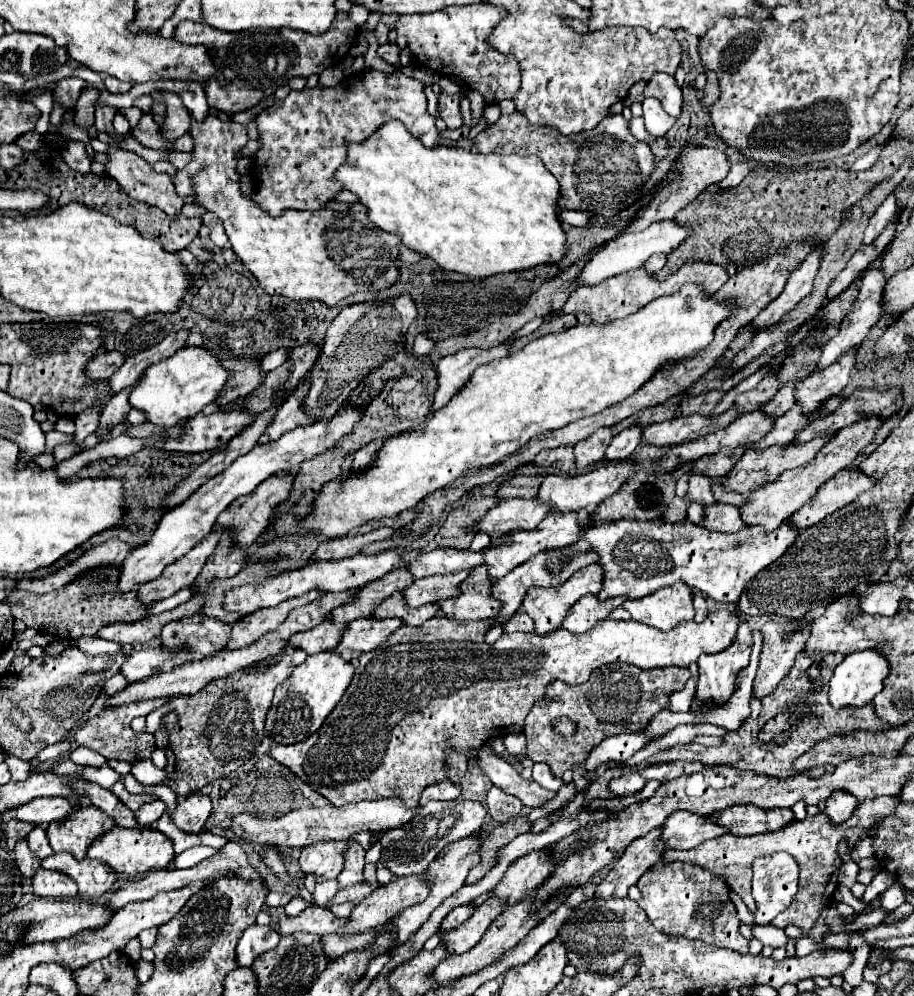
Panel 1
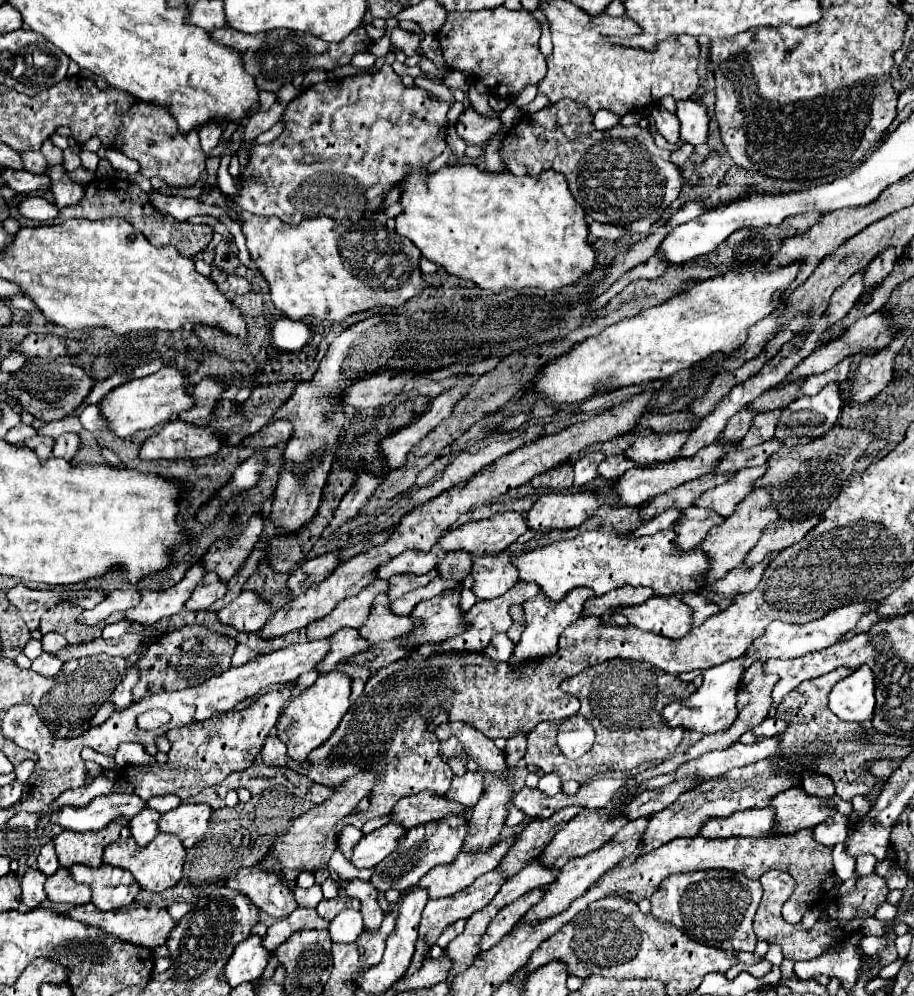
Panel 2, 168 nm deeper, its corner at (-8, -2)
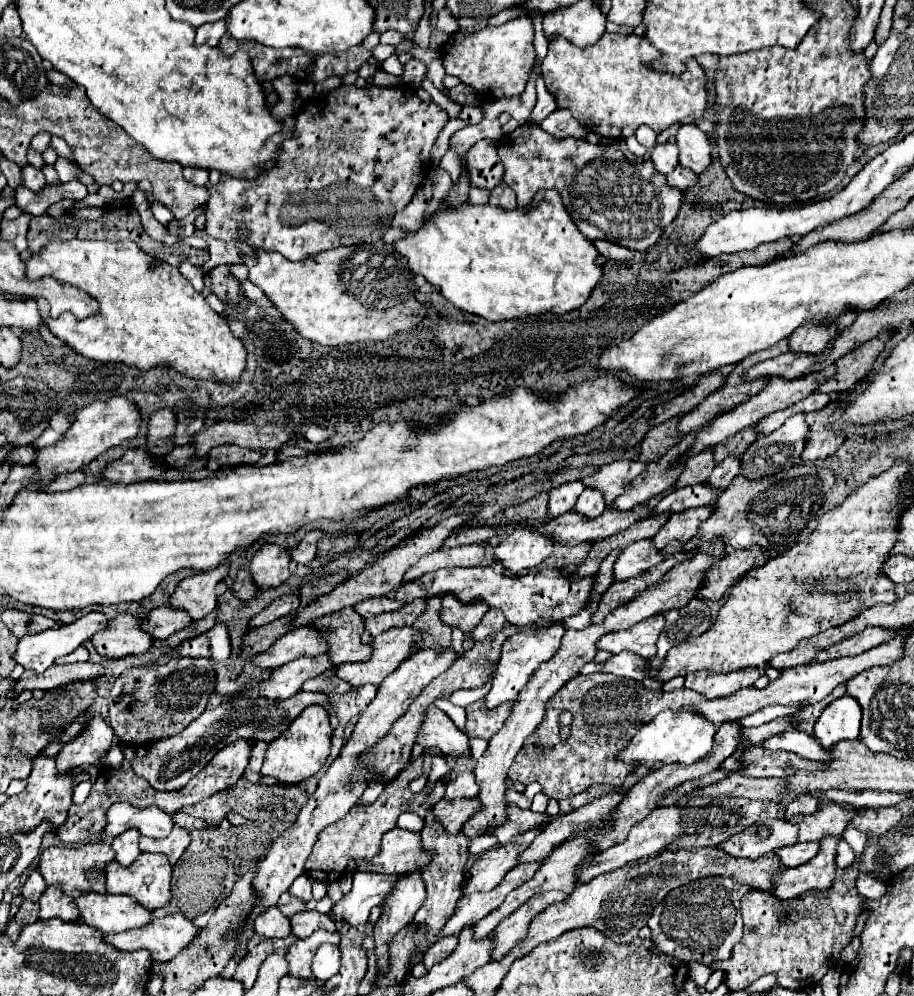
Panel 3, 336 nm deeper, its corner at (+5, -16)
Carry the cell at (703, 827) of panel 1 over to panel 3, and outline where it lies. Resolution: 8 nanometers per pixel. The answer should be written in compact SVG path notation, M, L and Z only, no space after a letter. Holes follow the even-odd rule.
M767 820L767 824L755 822L743 832L733 834L717 848L735 858L757 860L771 850L795 844L795 840L797 840L797 826L789 824L787 820Z

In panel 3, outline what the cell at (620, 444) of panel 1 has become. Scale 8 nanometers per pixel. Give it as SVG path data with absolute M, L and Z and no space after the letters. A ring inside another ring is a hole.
M585 488L583 494L579 496L575 510L585 514L587 518L595 518L599 516L599 512L605 508L605 498L597 488Z

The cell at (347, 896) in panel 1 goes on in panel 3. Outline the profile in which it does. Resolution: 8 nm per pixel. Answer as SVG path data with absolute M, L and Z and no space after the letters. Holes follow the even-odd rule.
M299 912L291 916L291 928L293 934L297 934L297 938L309 938L313 932L321 928L329 932L337 932L335 920L329 914L321 914L321 912Z

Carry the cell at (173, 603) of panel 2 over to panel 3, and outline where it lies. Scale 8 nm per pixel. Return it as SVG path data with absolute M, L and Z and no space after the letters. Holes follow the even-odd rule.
M123 612L109 620L109 626L103 632L97 632L91 642L99 654L123 658L127 654L147 652L153 638L143 630L143 620L139 616Z

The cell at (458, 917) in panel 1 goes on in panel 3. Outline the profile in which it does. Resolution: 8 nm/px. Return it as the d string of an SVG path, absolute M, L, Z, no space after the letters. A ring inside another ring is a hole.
M449 936L449 938L443 938L443 940L435 942L435 944L425 952L423 964L425 964L427 968L431 968L433 964L437 964L437 962L441 962L445 956L449 956L449 952L451 952L455 946L457 946L457 938L455 938L455 936Z

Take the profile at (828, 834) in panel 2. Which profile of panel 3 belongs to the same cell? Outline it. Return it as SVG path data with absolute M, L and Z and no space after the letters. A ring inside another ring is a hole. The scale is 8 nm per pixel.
M819 842L791 844L791 846L783 846L777 850L781 860L785 860L785 866L791 866L791 868L807 864L813 856L817 856L817 852L819 852Z

